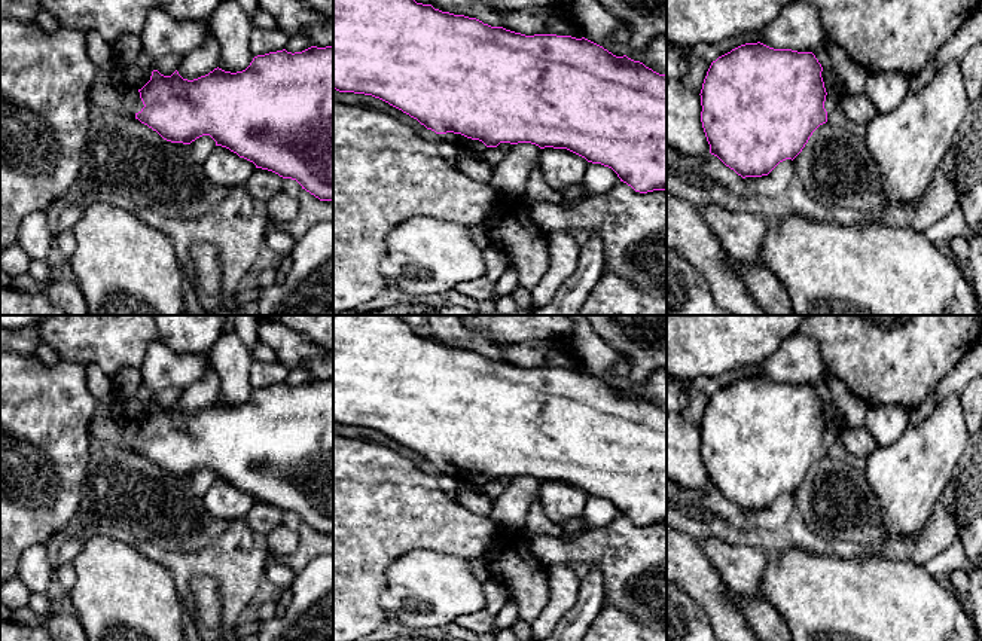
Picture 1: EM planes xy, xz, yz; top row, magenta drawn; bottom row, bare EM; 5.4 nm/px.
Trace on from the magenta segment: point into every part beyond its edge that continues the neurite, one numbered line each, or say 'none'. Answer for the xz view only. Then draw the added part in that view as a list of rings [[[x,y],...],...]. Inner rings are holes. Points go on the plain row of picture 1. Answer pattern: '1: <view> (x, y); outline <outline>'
1: xz (466, 478); outline [[[446,466],[446,467],[439,467],[439,470],[442,471],[442,474],[455,477],[464,486],[481,488],[487,482],[487,479],[482,474],[467,471],[461,467]]]

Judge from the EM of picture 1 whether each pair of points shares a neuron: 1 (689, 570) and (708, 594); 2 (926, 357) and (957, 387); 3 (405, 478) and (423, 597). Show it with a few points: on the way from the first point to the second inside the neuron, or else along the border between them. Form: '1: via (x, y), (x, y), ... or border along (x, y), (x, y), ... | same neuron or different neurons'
1: via (695, 576), (707, 588) | same neuron
2: border along (966, 353), (936, 387) | different neurons
3: border along (450, 553), (411, 549), (398, 556), (387, 571) | different neurons

